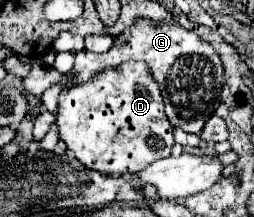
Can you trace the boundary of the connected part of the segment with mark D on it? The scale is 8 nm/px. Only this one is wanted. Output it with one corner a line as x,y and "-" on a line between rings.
124,62
114,68
106,68
98,72
88,82
76,84
66,90
58,98
58,114
60,138
74,152
74,156
86,164
86,168
94,168
98,172
106,172
108,176
120,176
124,172
140,172
148,164
158,158
170,156
170,148
174,144
172,124
164,112
162,90
154,76
150,74
150,66
146,62

